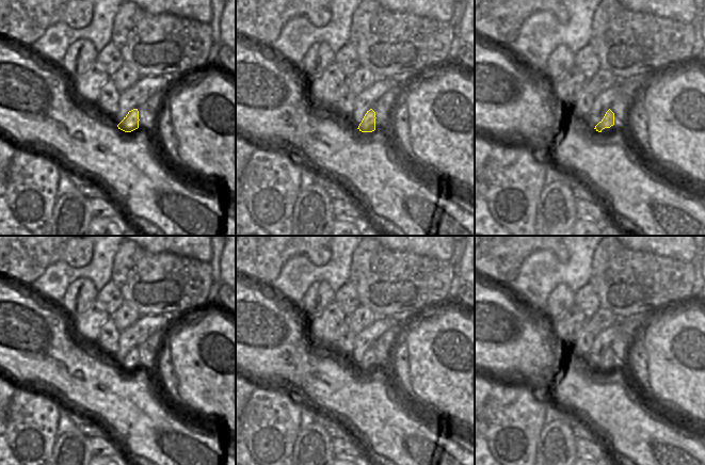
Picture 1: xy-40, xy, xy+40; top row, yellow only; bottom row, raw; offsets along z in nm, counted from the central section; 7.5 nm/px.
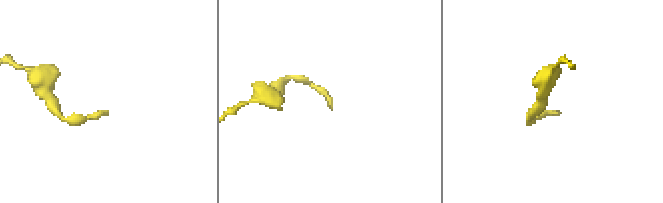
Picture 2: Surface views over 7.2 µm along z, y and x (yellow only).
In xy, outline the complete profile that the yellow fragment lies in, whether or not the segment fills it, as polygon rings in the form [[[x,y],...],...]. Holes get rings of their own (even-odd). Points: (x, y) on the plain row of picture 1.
[[[370,348],[365,353],[365,355],[357,368],[362,371],[372,371],[374,369],[381,369],[383,367],[378,362],[378,358],[375,356],[375,351],[372,348]]]

